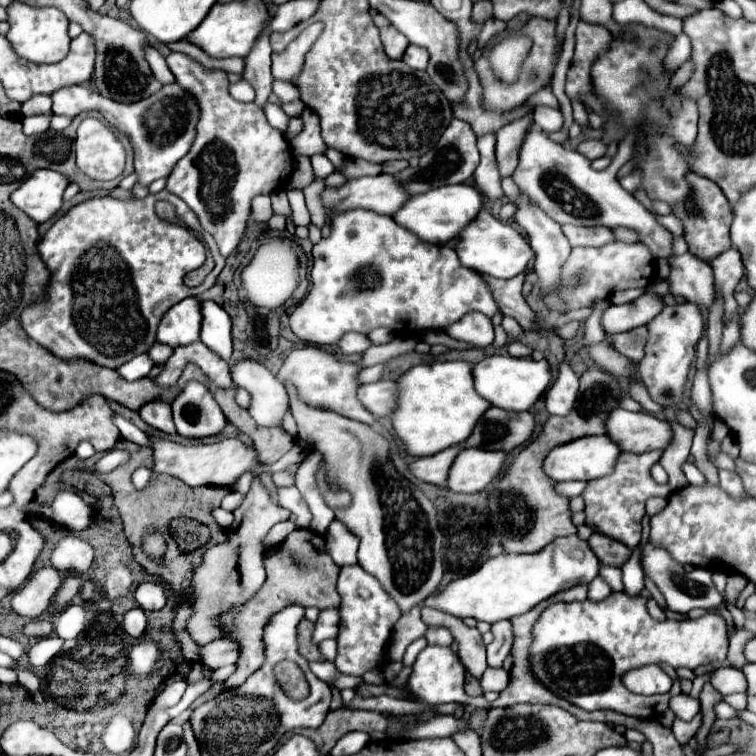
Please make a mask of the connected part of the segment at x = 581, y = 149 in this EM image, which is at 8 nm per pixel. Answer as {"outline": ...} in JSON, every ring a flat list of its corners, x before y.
{"outline":[[585,140,577,146,577,152,583,154,587,160,595,160,595,158,601,158,605,156,607,152,607,146,601,142,601,140]]}

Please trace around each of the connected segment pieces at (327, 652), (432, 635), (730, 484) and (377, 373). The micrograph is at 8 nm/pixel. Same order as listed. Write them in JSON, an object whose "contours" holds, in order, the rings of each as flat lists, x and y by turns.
{"contours":[[[337,639,323,640,319,644,319,650,321,650,321,654,325,656,326,660,333,662,337,655]],[[429,626,425,638,429,644,439,644,439,646,449,646,453,642,453,636,449,634,449,630,445,630,445,626]],[[719,470,719,486,723,490,729,490,729,494,733,494,733,496,745,494,745,490,741,486,741,478,737,478,737,474,733,470]],[[377,364,377,366,371,366,371,368,365,368,365,370,359,374,359,380,361,380,363,384,377,382,377,380,381,380,383,370,385,370,385,366,383,366,383,364]]]}

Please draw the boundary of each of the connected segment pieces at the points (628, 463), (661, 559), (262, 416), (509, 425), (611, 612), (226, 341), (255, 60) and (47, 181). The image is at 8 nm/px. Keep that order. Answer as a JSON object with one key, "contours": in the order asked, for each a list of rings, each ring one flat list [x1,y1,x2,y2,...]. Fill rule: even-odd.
{"contours":[[[659,450,645,452,645,454,633,454,633,452,621,452,613,474,593,480,587,484,583,498,585,498,585,512,587,512,587,526,591,526,595,532,603,532,629,548,637,548,641,544,641,520,645,516,645,500,649,496,663,496,667,498,671,494,669,484,657,484,651,478,651,466,661,458]],[[645,542,641,546,641,566,643,572,649,580,655,582,655,586,661,590,661,594,667,600,669,610,673,612,681,612,687,614,693,608,715,608,723,602,721,594,717,592,713,580,711,580,711,572,705,568,695,568,691,572,683,572,683,566,671,558,671,554,663,548,663,546,655,546,651,542]],[[241,360,231,368,231,376,239,388,249,390,253,398,249,414,255,422,267,428,283,426,285,414,291,412,289,396,285,386,265,366,253,360]],[[489,408,477,422,473,434,465,442,485,450,511,452,527,442,535,432,535,416,531,412,511,412,501,408]],[[613,592,609,598,601,602,559,602,549,606,537,620,533,628,533,648,531,648,531,668,535,676,551,688,557,696,569,700,575,706,581,706,583,710,615,710,627,716,635,718,657,718,669,708,669,698,679,694,679,684,673,684,673,688,667,694,661,696,637,696,629,692,621,684,621,676,635,668,635,666,645,666,645,664,667,664,671,668,691,668,695,670,697,666,703,664,713,664,721,662,727,658,727,648,729,648,729,638,725,636,725,620,717,614,707,614,697,620,665,620,659,622,649,616,647,612,647,598,645,596,627,596,625,592],[577,644,591,644,599,652,573,652]],[[203,302,203,326,201,342,209,346,223,360,229,360,233,354,231,338,231,316,215,302]],[[263,34,251,54,245,58,247,66,243,72,243,78,255,88,257,98,255,104,263,110,267,104,267,98,271,94,273,86,273,74,271,74,271,46,269,46,269,34]],[[35,170,11,194,11,200,37,224,49,220,63,204,69,178,55,170]]]}

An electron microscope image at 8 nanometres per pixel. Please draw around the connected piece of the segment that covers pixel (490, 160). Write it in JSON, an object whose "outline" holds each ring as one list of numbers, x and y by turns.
{"outline":[[483,134,477,138,481,162,473,174,475,186,489,198,497,200,503,196,501,190,501,176,499,176,499,164,495,158,495,134]]}

